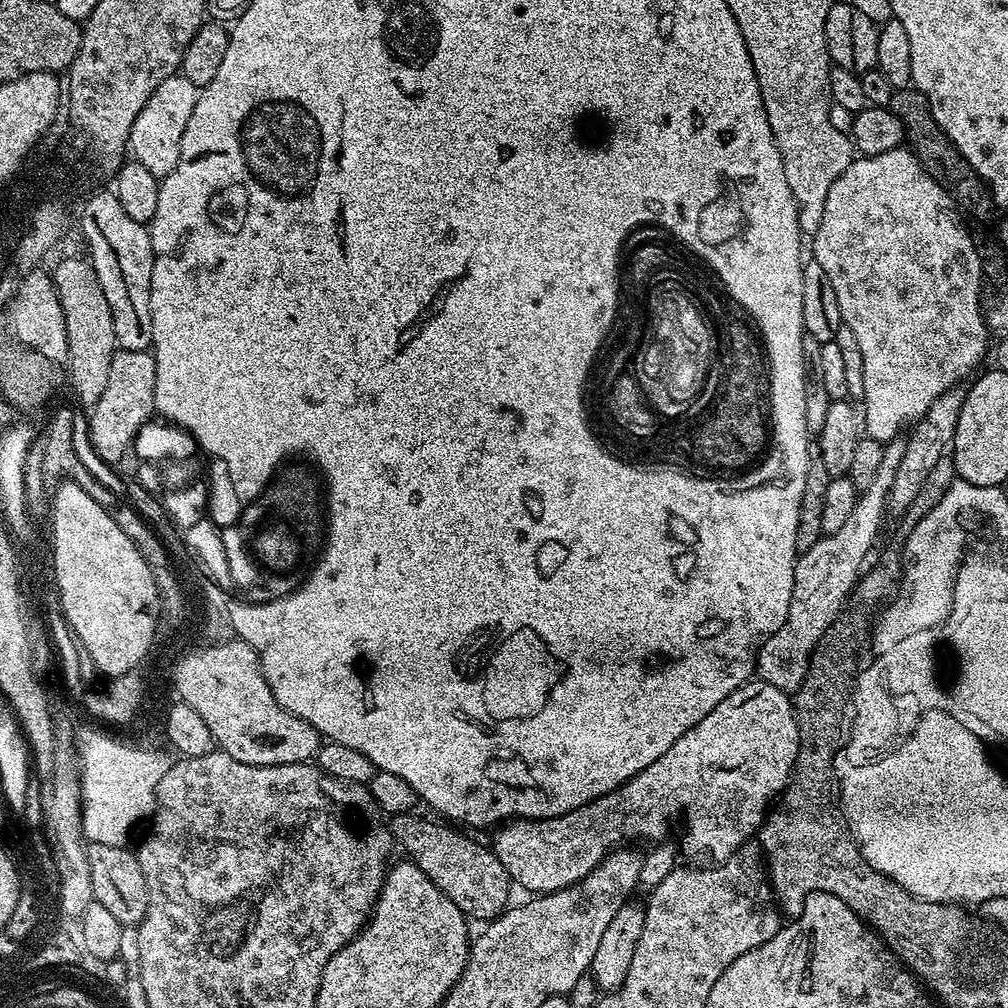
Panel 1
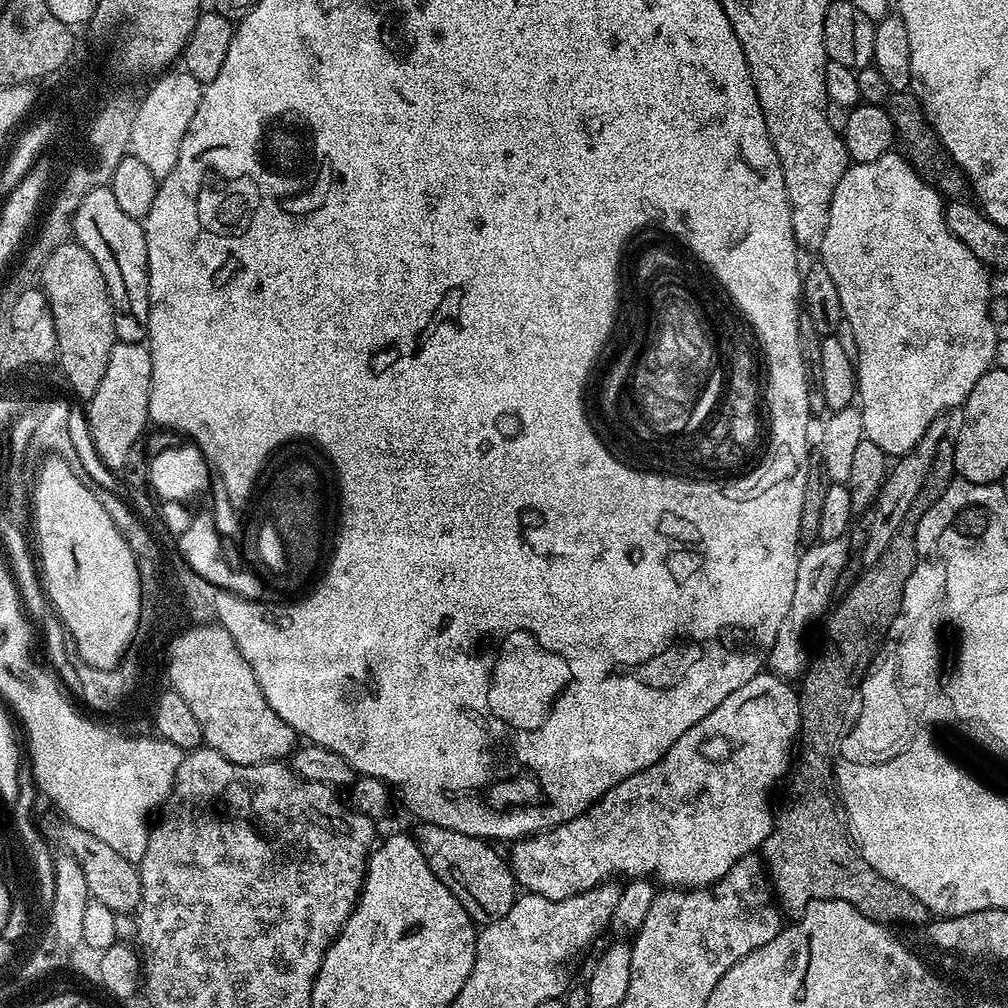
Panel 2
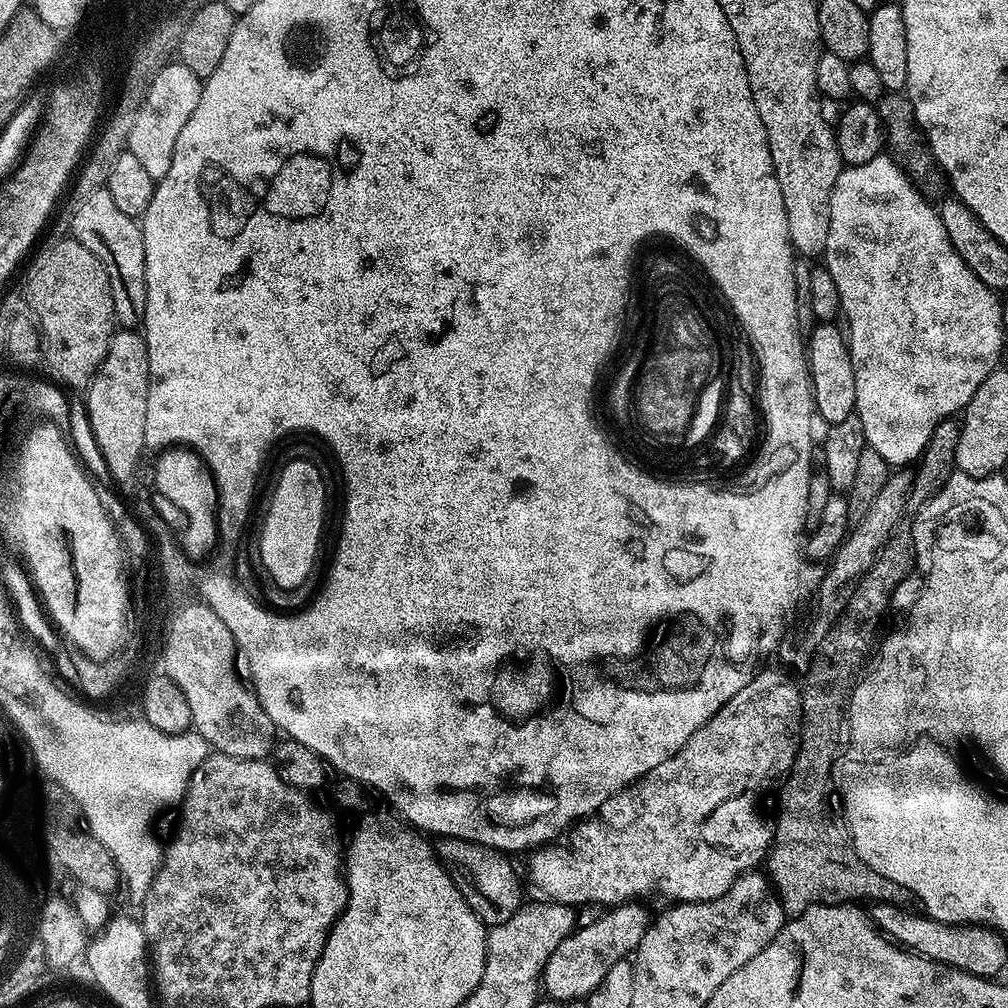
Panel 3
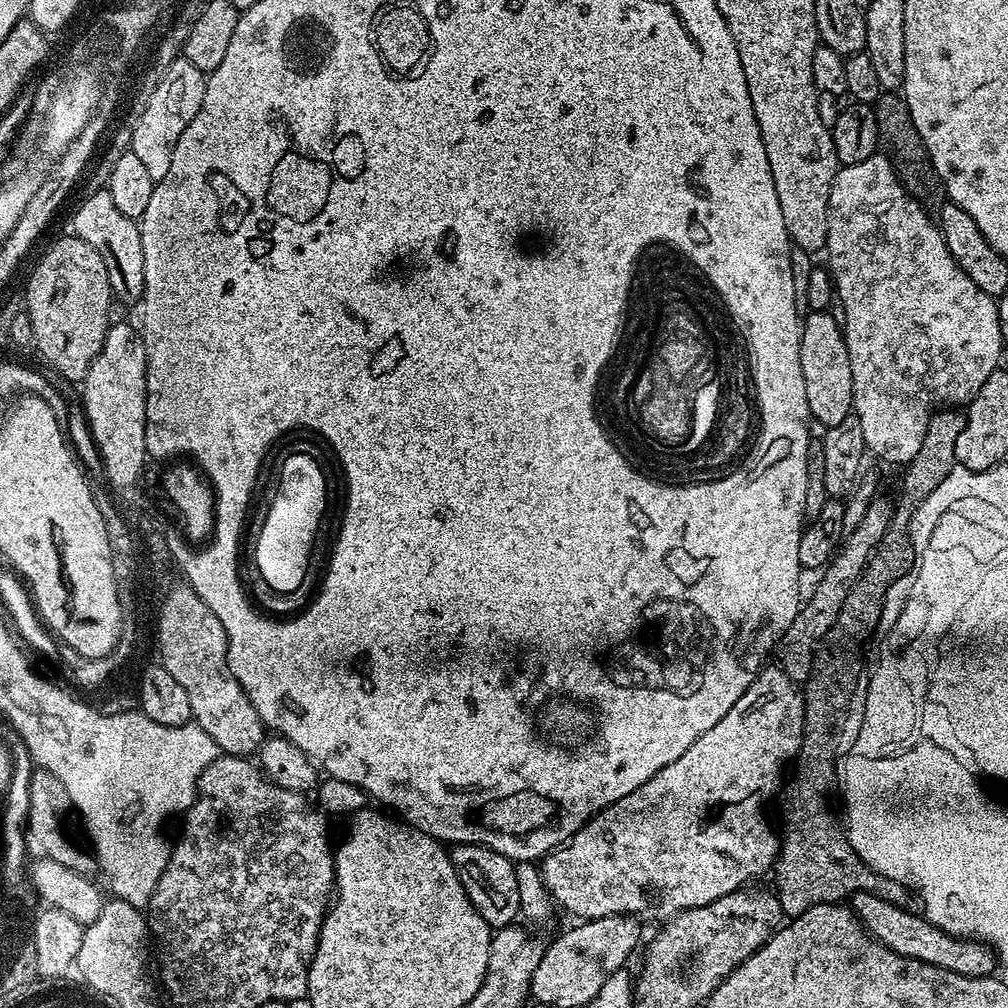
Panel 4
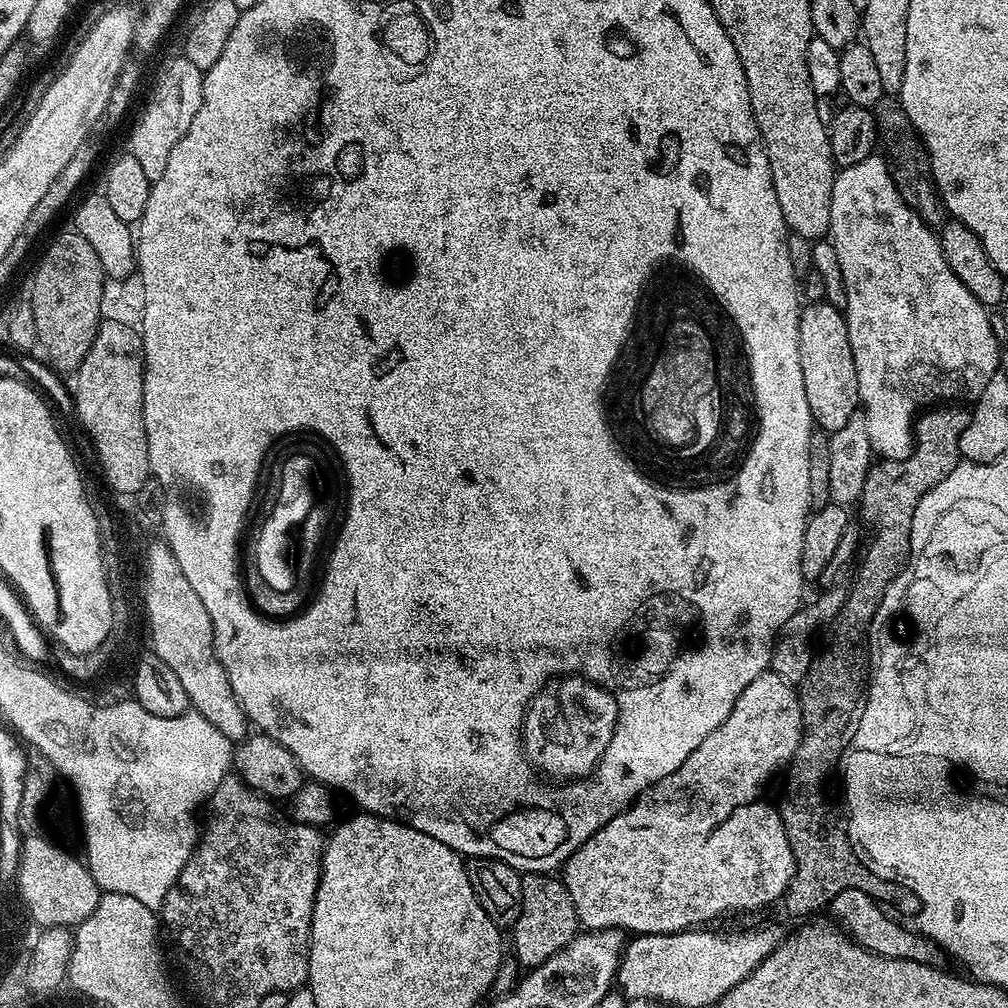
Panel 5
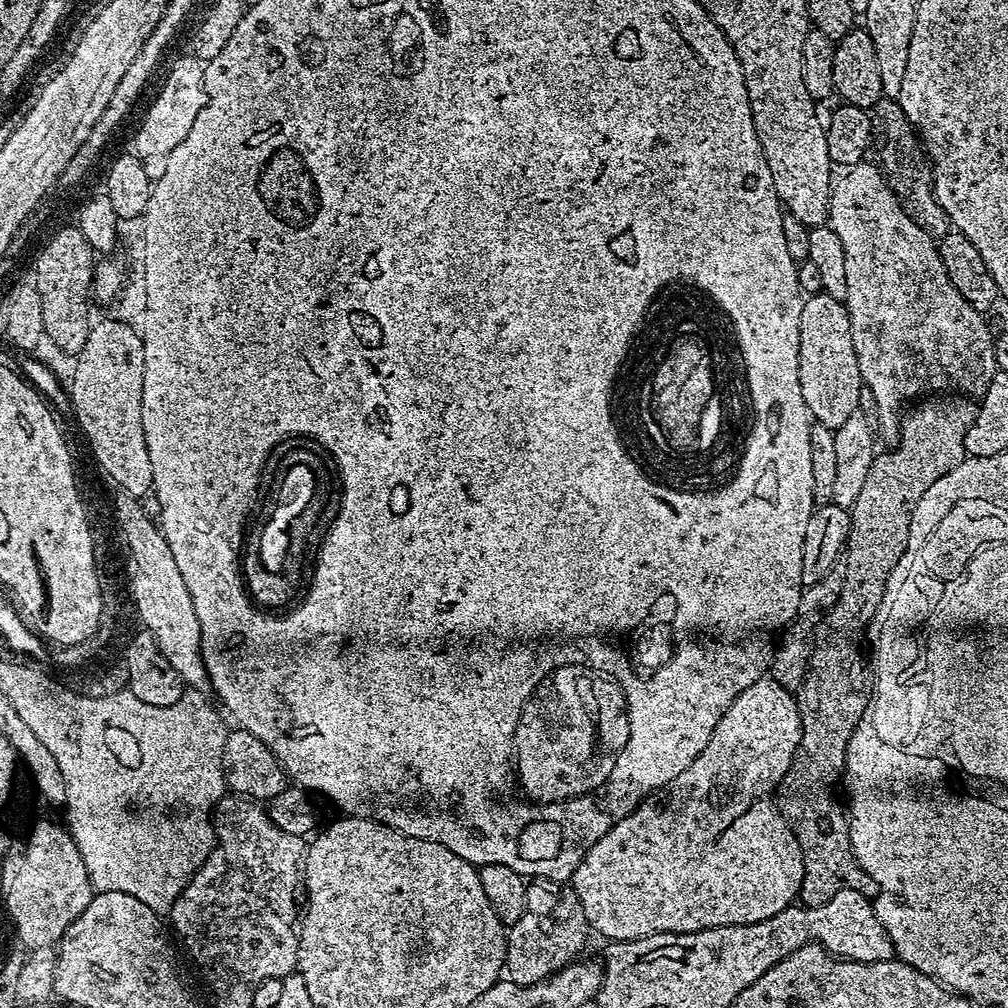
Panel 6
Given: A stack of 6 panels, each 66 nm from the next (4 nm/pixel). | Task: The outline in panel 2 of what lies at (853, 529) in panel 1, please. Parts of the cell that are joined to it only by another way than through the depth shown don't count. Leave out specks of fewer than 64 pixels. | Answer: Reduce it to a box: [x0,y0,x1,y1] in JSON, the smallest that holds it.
[766,539,848,682]

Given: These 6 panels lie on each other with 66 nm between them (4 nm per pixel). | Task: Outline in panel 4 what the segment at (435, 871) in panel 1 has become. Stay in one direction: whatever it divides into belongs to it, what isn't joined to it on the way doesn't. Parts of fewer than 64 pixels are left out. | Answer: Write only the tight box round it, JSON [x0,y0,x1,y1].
[450,844,521,930]

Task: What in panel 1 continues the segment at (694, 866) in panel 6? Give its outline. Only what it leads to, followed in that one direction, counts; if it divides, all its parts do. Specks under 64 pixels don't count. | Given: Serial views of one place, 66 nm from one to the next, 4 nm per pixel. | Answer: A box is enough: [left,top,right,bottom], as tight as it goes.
[490,678,800,894]

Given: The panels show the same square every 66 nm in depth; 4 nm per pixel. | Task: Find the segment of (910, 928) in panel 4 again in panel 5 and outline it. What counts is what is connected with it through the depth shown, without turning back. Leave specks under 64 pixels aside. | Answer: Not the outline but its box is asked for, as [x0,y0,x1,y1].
[830,890,942,966]

